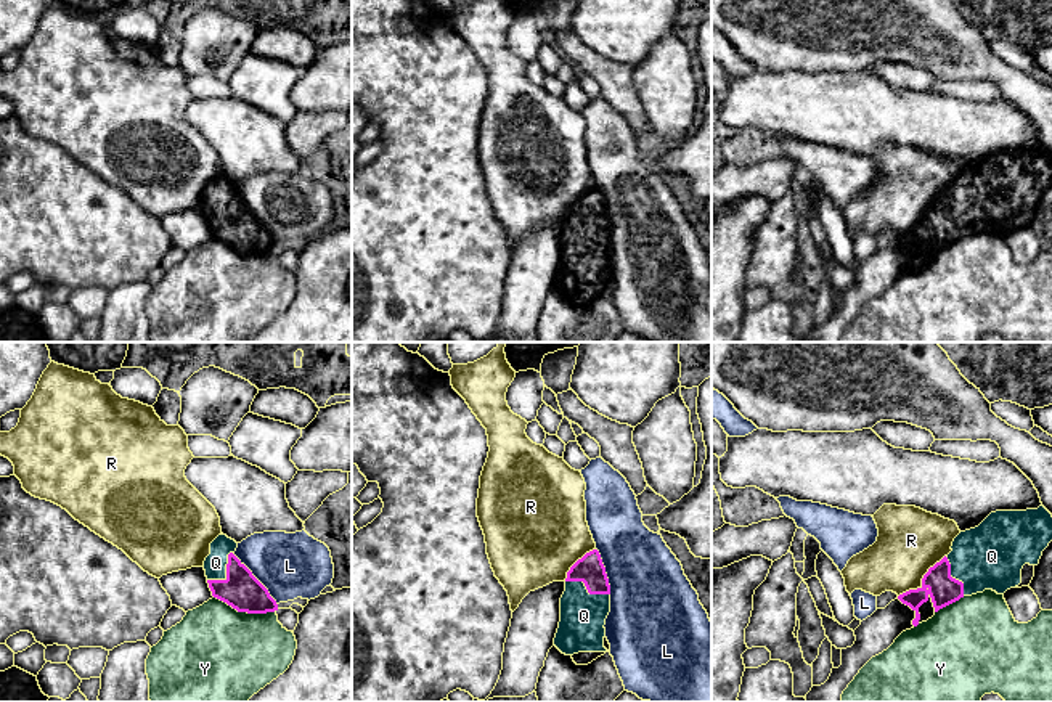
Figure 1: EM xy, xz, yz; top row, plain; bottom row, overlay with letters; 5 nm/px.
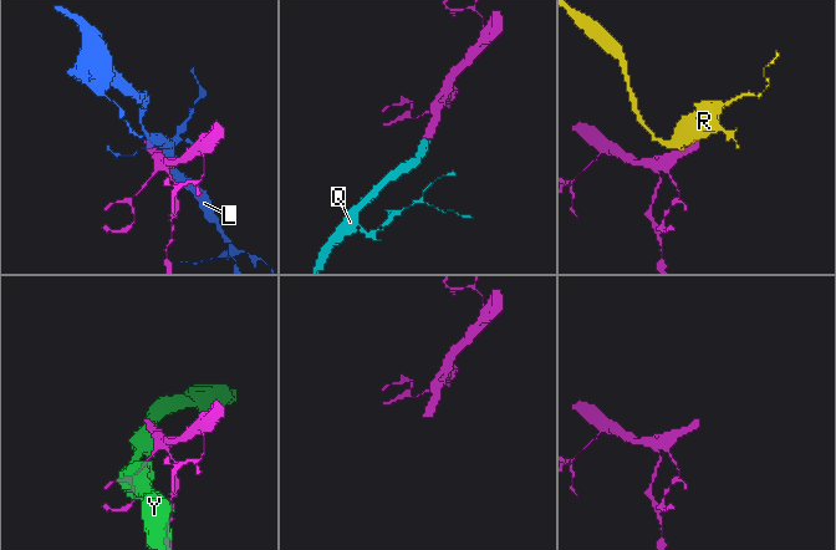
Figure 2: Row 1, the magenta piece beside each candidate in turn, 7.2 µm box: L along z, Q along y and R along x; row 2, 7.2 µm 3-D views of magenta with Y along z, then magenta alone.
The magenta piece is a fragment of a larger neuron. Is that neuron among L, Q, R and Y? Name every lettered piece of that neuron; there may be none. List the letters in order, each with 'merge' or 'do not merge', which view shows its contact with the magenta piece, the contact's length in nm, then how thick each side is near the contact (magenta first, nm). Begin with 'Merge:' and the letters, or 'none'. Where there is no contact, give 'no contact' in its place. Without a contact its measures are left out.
Merge: Q
L: do not merge; contact in xy; length 340 nm; calibres 190 and 320 nm
Q: merge; contact in xz; length 240 nm; calibres 140 and 220 nm
R: do not merge; contact in yz; length 320 nm; calibres 150 and 320 nm
Y: do not merge; contact in xy; length 320 nm; calibres 190 and 480 nm

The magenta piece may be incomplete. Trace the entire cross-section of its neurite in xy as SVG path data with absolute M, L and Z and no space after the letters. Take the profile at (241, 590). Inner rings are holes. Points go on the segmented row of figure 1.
M223 533L210 543L204 570L212 596L238 612L267 614L278 610L268 590L233 554L236 548L238 543Z

